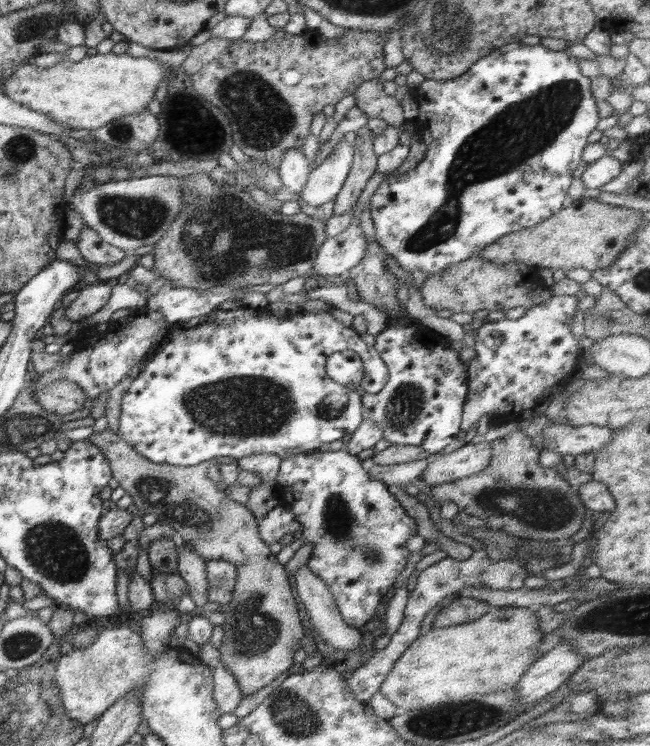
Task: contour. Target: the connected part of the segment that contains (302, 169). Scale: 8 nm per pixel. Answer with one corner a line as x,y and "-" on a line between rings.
290,147
284,151
278,174
286,191
299,194
306,185
311,168
310,161
302,153
303,147

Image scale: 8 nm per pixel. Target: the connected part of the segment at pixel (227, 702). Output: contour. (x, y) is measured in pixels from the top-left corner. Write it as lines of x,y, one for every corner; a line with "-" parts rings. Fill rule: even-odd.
222,664
213,669
213,699
222,714
233,713
243,698
234,674

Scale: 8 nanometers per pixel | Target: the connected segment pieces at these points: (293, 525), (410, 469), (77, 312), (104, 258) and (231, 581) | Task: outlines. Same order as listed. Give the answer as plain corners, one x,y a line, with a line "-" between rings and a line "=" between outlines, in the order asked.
277,501
276,505
269,508
269,512
258,521
258,530
262,541
266,545
272,545
288,533
295,533
301,528
294,513
286,504
=
427,457
407,462
406,464
378,465
373,463
368,472
374,480
380,480
394,489
399,489
412,483
420,476
429,464
=
97,281
79,291
79,295
67,306
66,318
72,322
84,321
98,312
109,300
113,282
=
87,225
82,228
79,236
75,239
75,243
80,254
82,254
82,258
102,267
122,262
122,258
129,253
104,242
99,237
98,232
=
208,559
206,561
207,600
219,605
229,605
233,598
237,571
228,562

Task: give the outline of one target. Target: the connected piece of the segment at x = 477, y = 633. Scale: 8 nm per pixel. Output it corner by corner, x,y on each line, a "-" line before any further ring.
491,607
489,612
478,618
478,620
466,624
460,624
458,626
452,626
450,628
432,628
426,634
418,635
418,638
406,648
402,657
398,658
398,661
394,663
393,670
388,672
385,682
382,682
379,692
390,702
396,704
402,708
403,711
413,711
417,708
426,708
429,706
436,706
440,704
450,703
452,701
460,701
462,697
470,695
482,695
482,694
491,694
492,692
500,692
506,689
514,689
515,685
519,683
526,672
526,669
538,659
537,652
538,646
541,644
544,639
545,633
542,632
539,624
539,616
537,612
534,612
530,609
524,608
515,608
515,607

